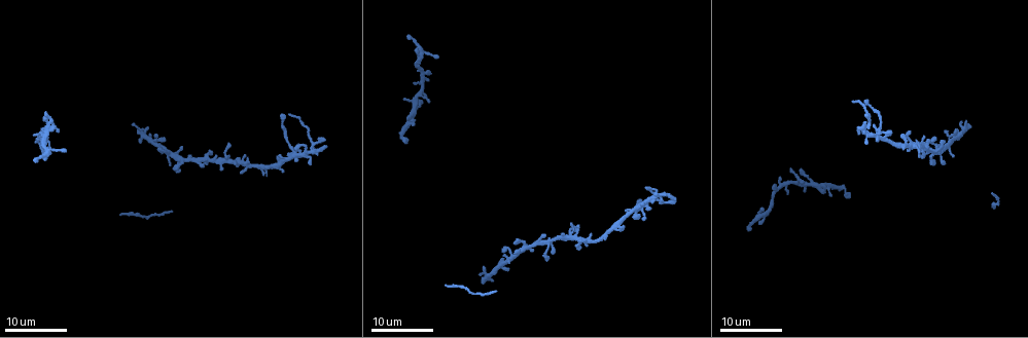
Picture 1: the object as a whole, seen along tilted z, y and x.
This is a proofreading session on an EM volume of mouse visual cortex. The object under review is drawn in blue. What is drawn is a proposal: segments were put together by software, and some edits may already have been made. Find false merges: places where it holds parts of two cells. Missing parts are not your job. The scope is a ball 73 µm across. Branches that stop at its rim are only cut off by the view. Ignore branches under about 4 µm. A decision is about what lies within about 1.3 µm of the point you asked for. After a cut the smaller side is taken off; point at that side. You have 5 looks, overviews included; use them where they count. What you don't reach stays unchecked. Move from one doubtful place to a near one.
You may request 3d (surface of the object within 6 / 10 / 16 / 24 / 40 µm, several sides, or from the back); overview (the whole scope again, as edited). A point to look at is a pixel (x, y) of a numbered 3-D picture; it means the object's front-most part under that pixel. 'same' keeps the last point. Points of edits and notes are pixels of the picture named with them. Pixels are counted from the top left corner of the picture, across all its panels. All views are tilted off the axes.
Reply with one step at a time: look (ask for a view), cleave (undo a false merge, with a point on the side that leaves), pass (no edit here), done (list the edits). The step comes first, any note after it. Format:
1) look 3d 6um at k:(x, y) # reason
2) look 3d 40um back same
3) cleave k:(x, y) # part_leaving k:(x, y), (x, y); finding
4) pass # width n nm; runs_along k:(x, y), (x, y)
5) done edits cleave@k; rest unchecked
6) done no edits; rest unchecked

look 3d 16um at 1:(294, 152) # four or more arms meet

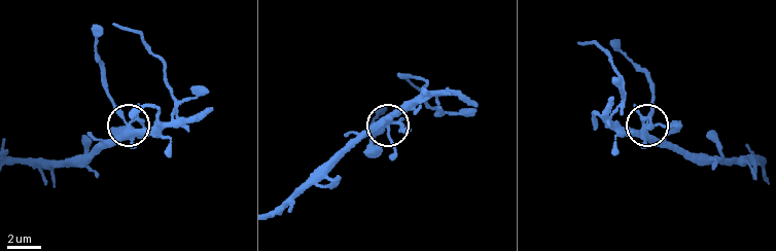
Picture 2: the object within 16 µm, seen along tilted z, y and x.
look 3d 10um at 2:(129, 126)

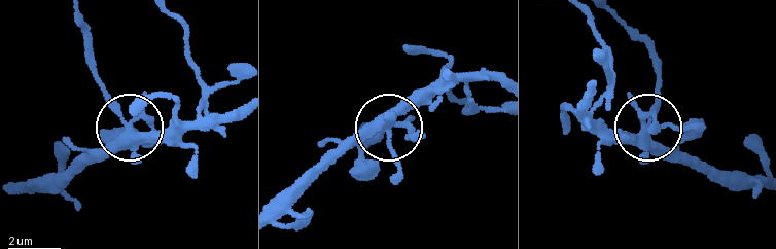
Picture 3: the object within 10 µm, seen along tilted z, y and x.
pass # one cell here

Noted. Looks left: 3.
look 3d 16um at 1:(949, 145) # looks like a crossing

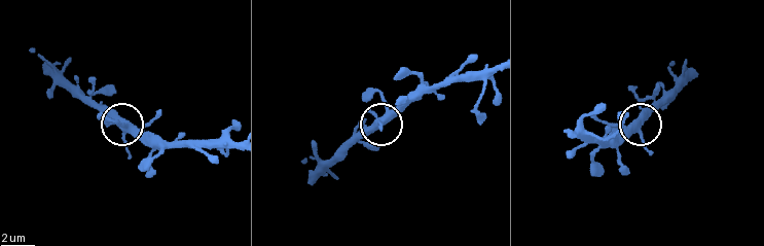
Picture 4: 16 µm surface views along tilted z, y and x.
look 3d 6um at 4:(635, 121) # zoom in

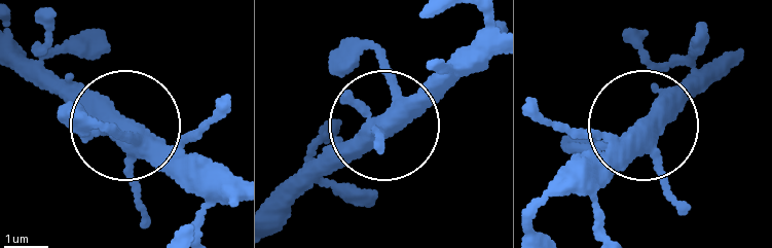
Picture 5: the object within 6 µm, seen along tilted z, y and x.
pass # side_arm 8 um; all the same cell

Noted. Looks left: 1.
done no edits; rest unchecked

